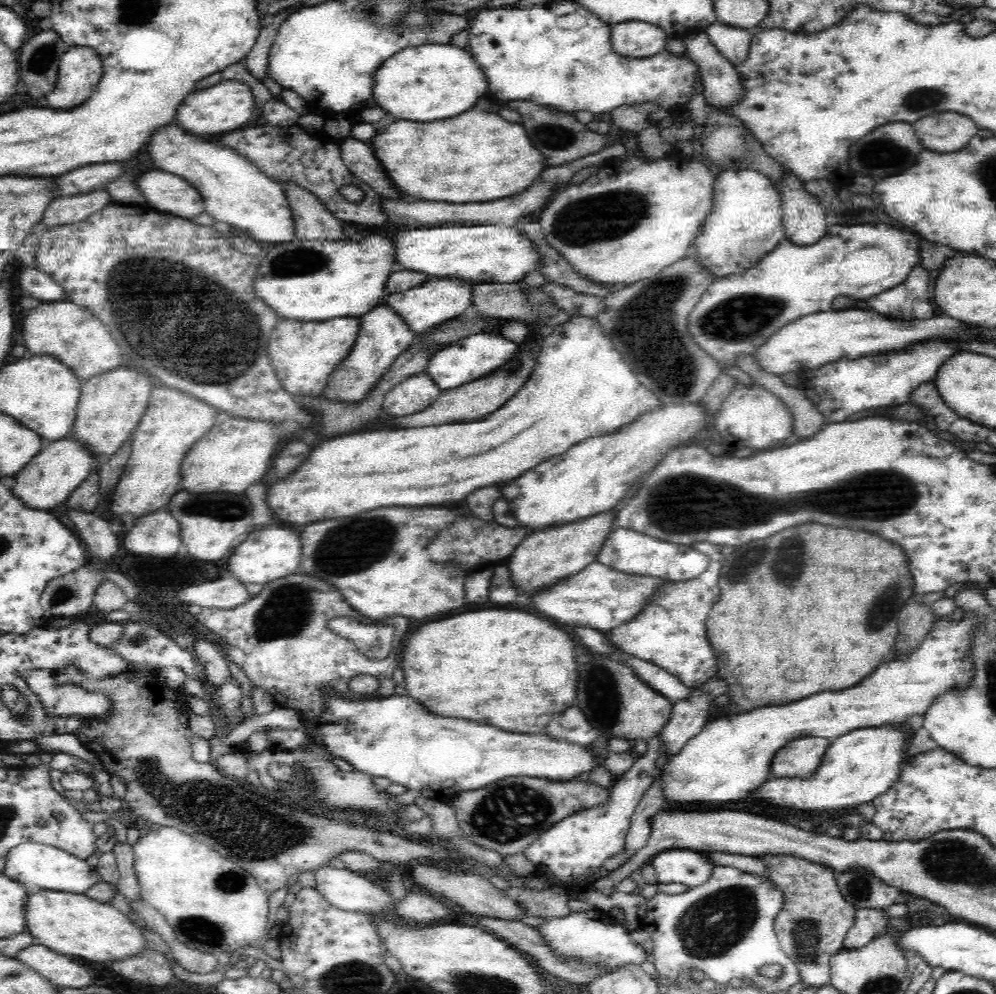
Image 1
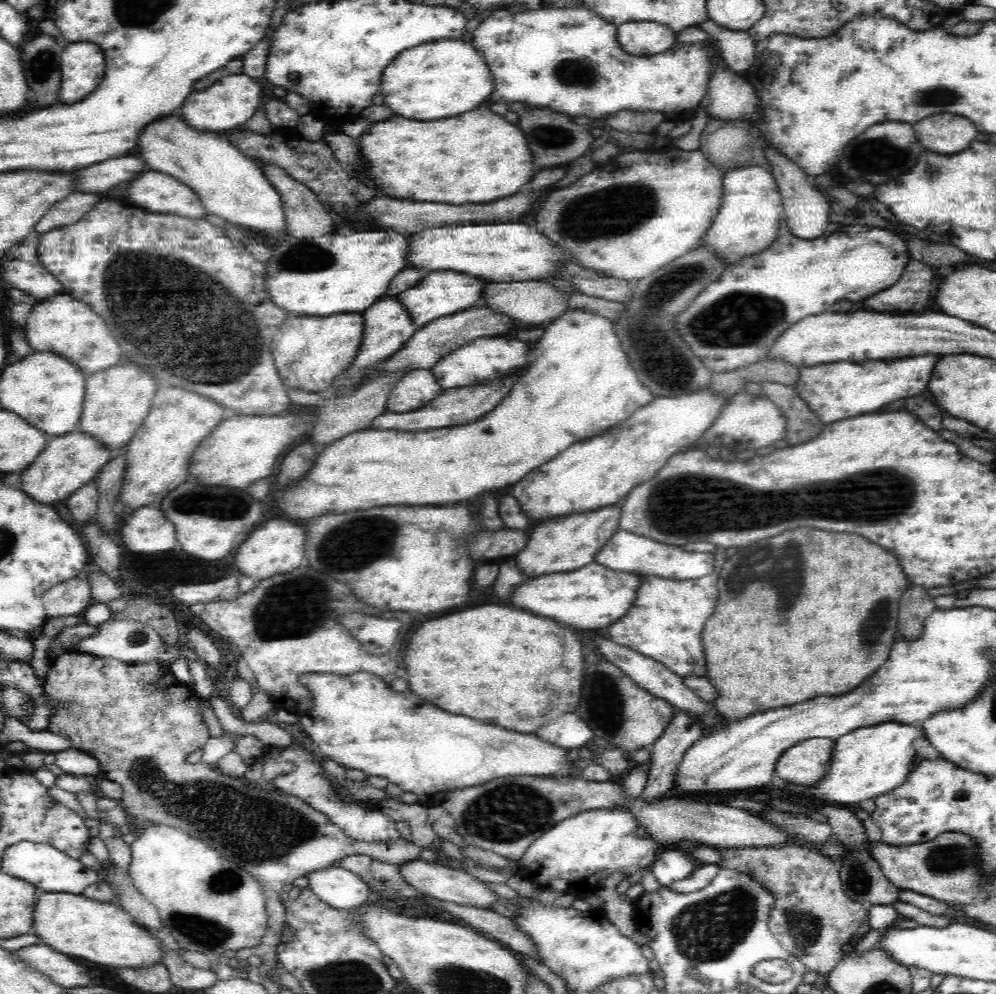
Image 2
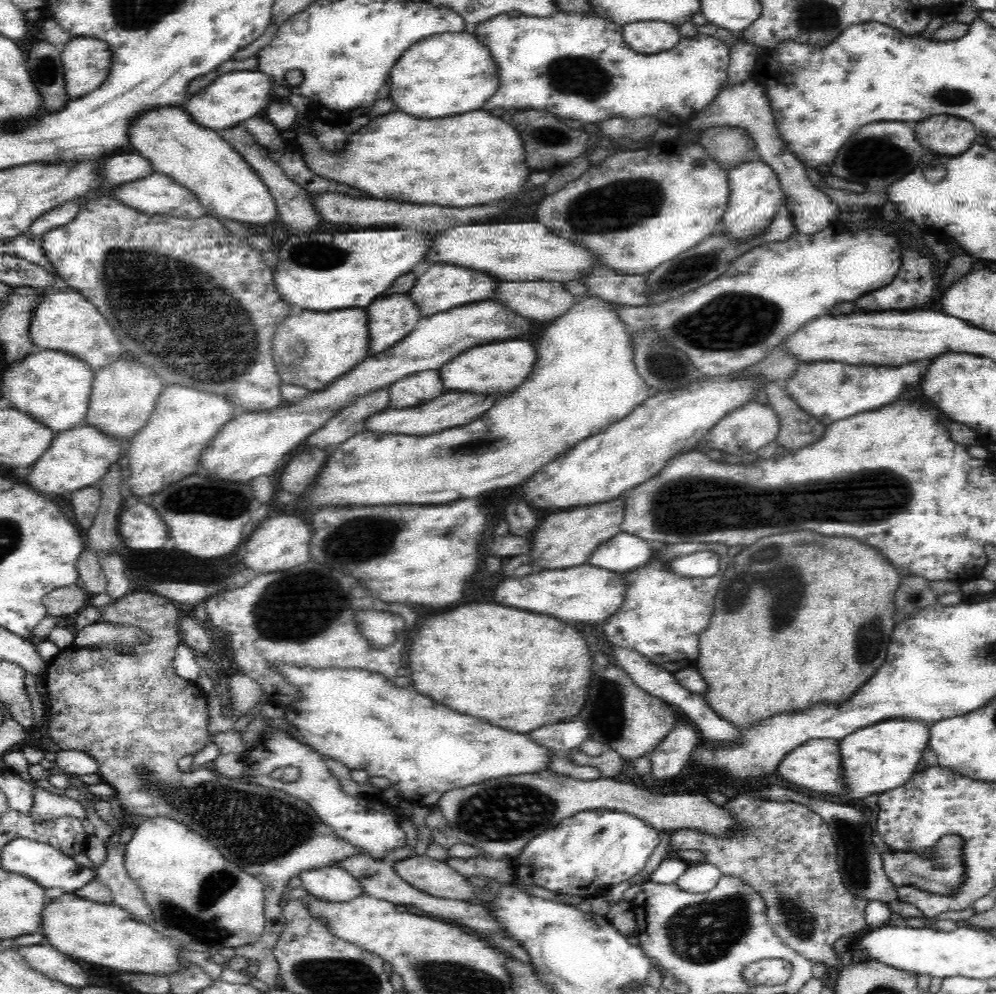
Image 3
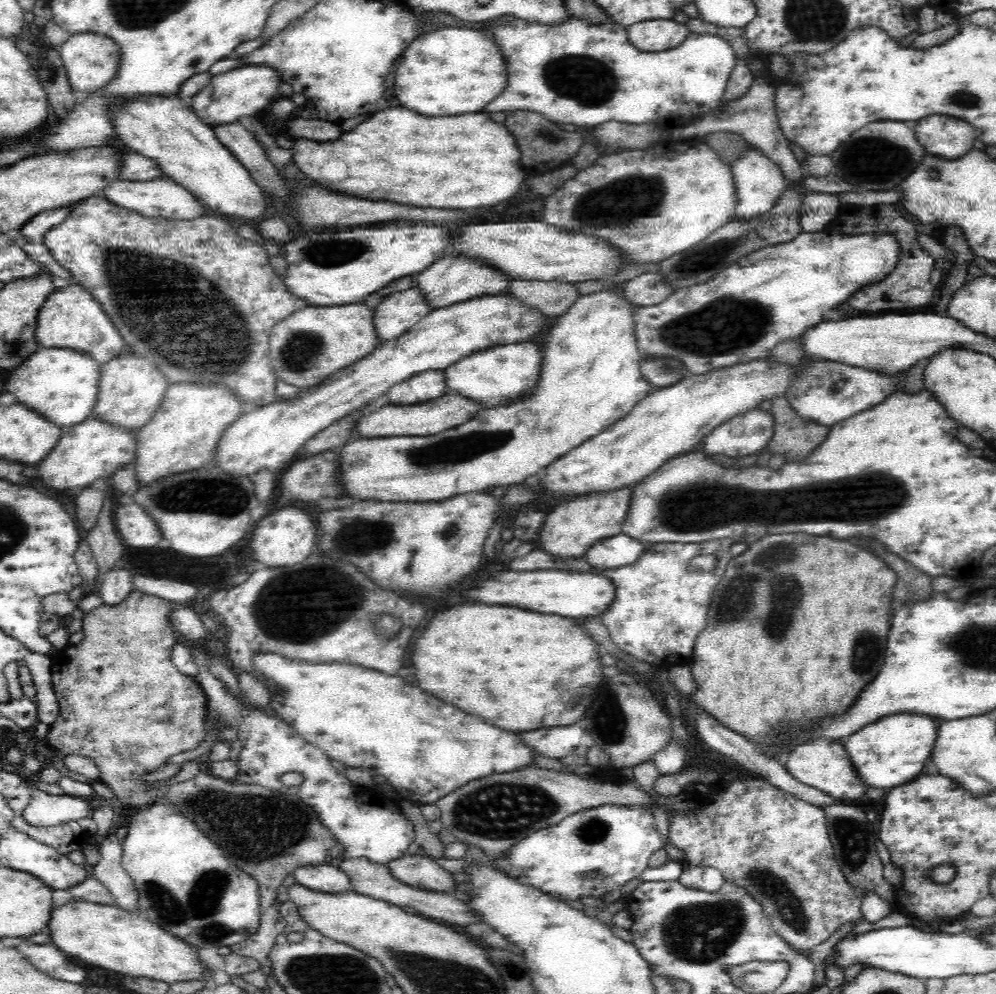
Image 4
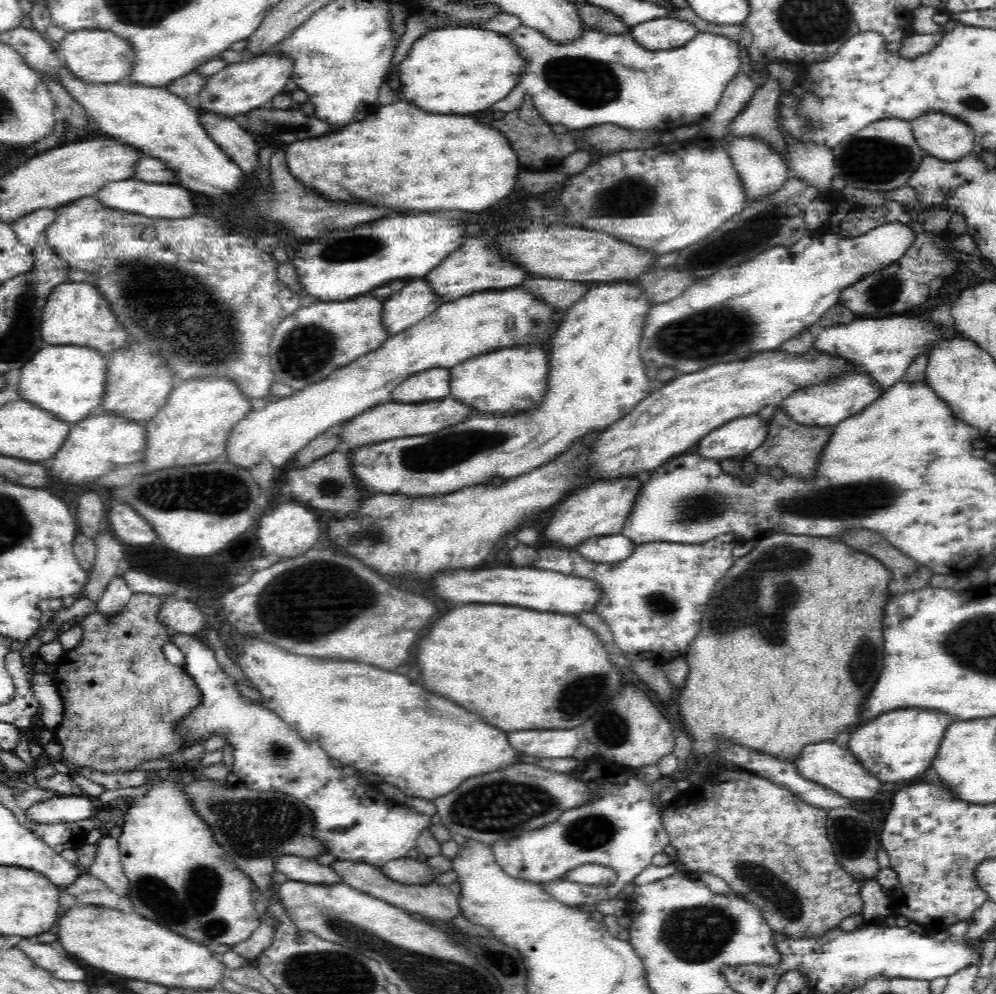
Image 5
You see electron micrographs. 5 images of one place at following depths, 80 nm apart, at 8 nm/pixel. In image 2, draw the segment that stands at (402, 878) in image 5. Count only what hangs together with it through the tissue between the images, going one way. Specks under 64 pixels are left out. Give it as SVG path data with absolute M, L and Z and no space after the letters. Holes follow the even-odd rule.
M418 858L406 862L406 864L398 865L398 870L410 886L413 886L418 892L432 896L436 900L447 900L448 902L457 902L458 904L486 909L496 902L496 895L492 890L488 889L482 881L472 877L462 869L447 867L436 862L426 862Z

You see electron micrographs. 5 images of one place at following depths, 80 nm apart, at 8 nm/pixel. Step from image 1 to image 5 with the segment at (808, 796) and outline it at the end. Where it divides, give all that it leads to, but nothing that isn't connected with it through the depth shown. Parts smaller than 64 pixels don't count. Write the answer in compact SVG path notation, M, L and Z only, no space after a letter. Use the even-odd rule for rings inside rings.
M896 709L880 714L866 722L866 726L852 729L851 736L844 741L848 749L854 753L858 762L880 782L898 782L912 780L933 764L933 758L942 743L947 727L956 722L948 714L938 714L937 710L928 709Z

